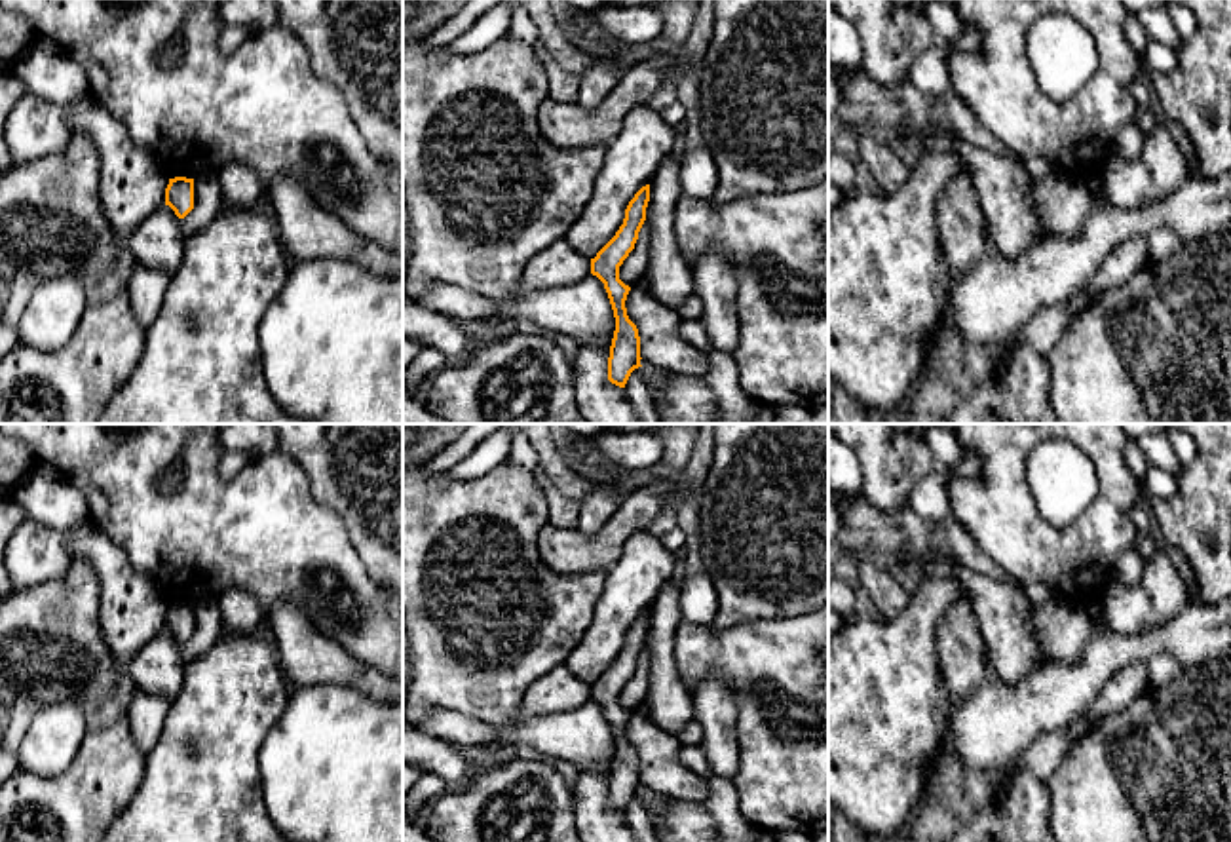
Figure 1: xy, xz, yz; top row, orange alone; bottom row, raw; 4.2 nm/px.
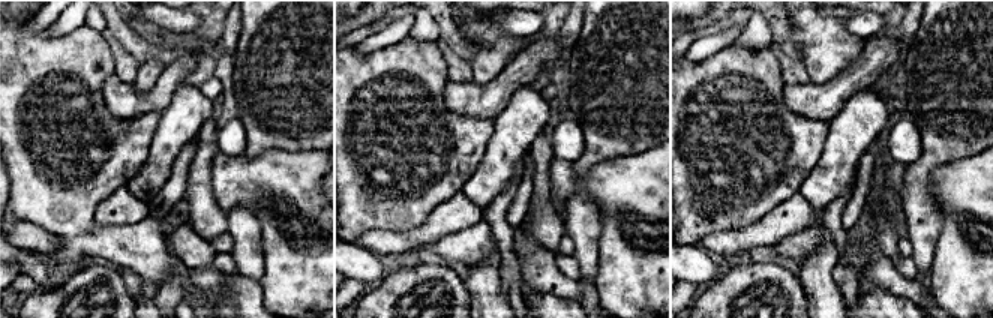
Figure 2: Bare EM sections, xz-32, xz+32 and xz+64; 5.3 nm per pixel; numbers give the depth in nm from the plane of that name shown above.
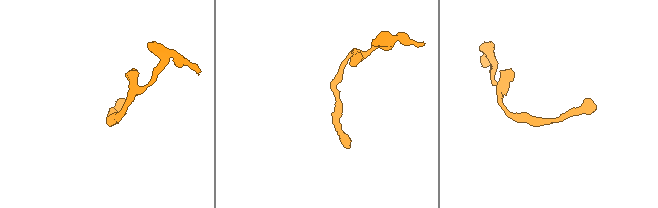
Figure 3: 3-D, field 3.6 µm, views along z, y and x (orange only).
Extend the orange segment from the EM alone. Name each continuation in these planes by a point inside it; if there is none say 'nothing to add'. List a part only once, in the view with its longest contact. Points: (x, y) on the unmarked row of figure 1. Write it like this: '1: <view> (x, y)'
1: xz (633, 694)

